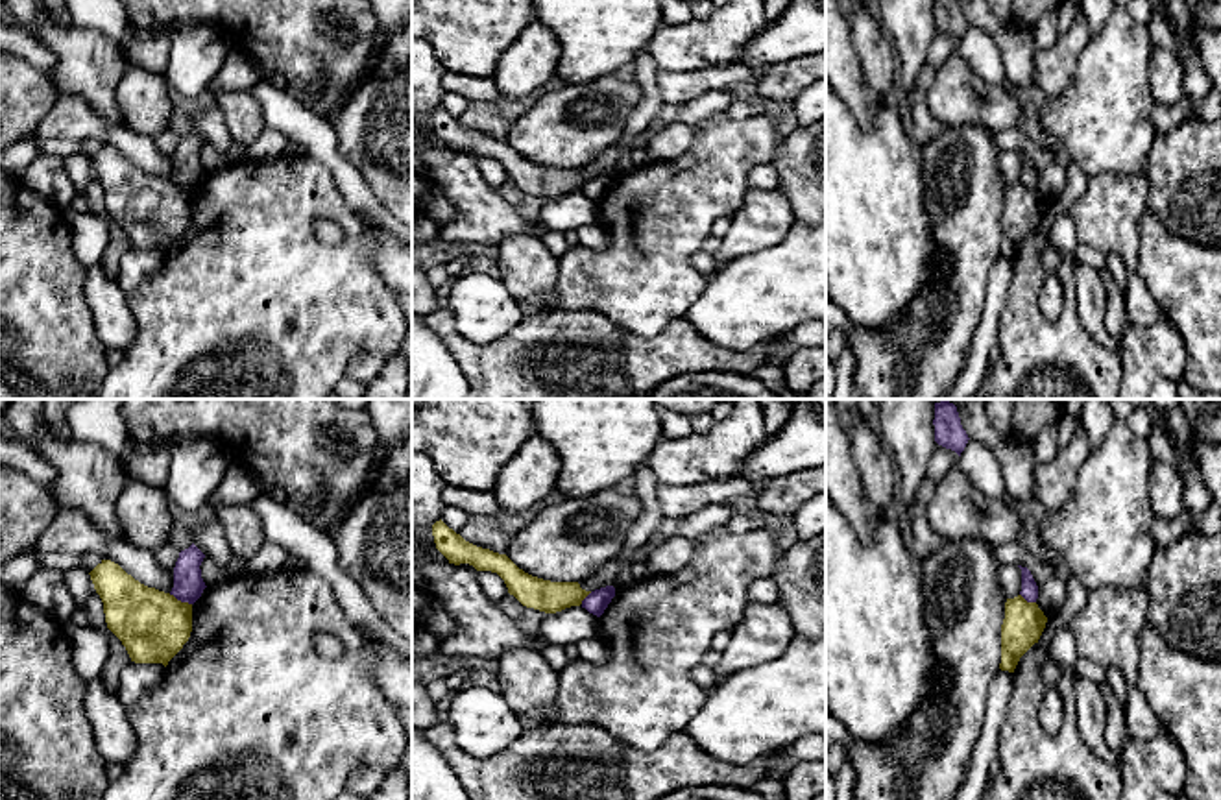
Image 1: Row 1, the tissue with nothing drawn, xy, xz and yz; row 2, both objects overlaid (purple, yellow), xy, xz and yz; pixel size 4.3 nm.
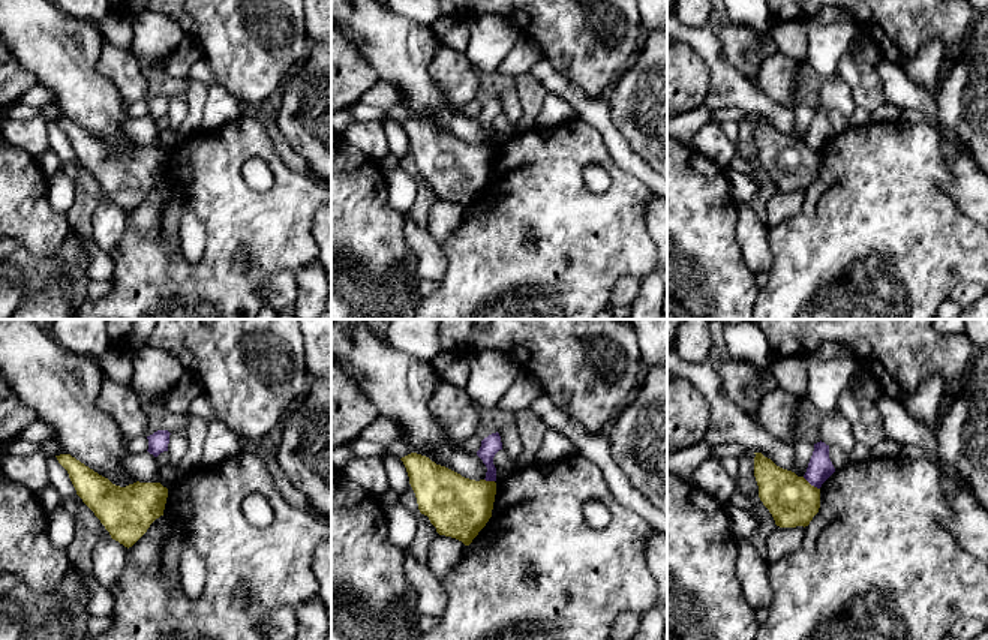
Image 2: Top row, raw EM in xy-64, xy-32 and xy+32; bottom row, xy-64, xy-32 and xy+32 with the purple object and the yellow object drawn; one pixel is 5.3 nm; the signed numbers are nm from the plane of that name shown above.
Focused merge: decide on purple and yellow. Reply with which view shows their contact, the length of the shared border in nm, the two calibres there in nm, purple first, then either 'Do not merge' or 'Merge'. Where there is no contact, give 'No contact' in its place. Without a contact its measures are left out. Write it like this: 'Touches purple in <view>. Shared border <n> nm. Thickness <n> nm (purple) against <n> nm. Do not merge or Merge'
Touches purple in xy. Shared border 120 nm. Thickness 130 nm (purple) against 300 nm. Do not merge

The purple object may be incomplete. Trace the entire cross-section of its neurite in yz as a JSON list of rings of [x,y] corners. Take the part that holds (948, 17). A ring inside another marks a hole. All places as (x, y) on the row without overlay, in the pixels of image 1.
[[[935,0],[933,11],[935,28],[961,42],[970,24],[961,11],[959,0]]]

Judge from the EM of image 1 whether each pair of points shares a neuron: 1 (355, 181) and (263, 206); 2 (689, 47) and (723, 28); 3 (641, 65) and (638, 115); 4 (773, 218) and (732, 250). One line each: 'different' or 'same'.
1: different
2: same
3: same
4: same

